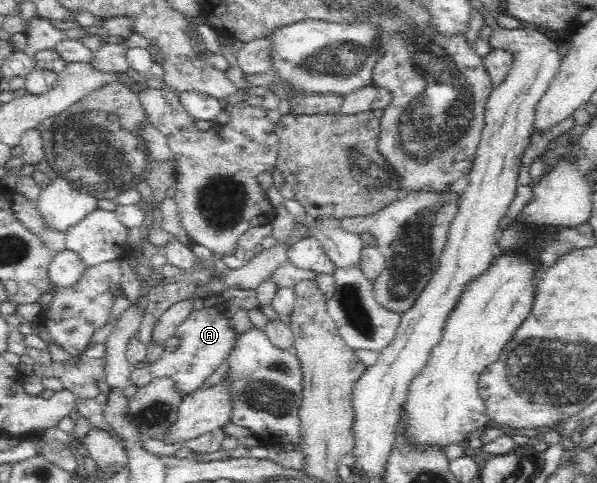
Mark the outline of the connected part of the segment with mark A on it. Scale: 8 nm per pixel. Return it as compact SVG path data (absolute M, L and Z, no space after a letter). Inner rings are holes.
M225 301L214 307L194 311L178 329L175 329L175 334L165 341L164 351L158 361L132 368L130 385L141 388L160 377L169 377L174 383L174 388L184 397L198 389L223 361L227 361L230 349L237 339L226 312Z

